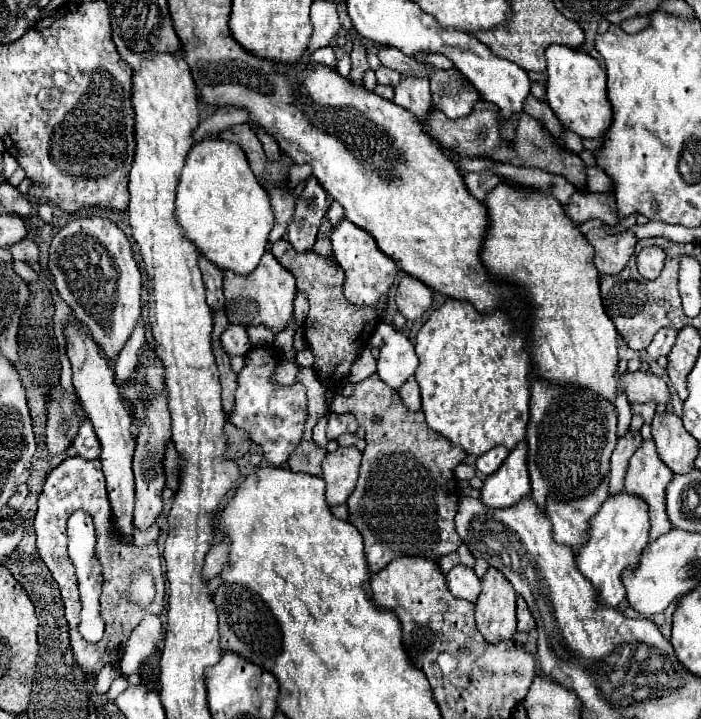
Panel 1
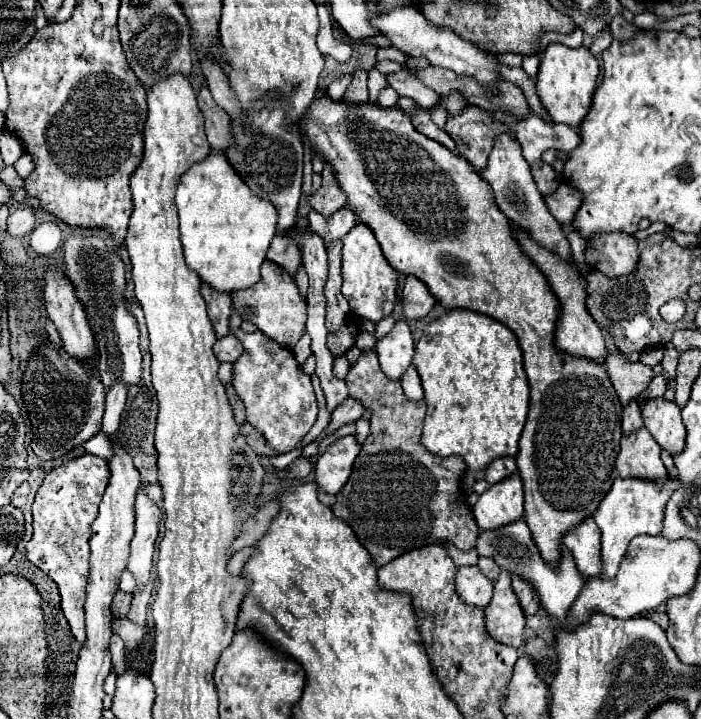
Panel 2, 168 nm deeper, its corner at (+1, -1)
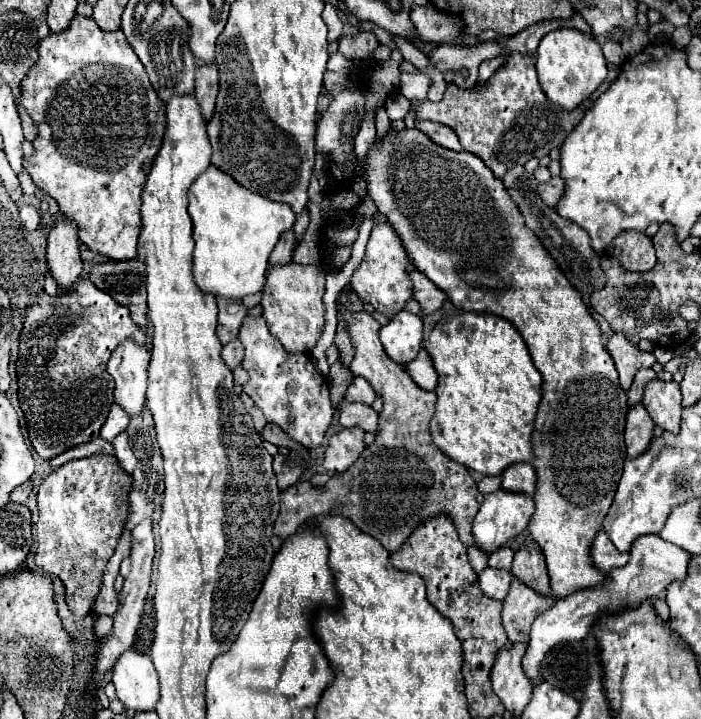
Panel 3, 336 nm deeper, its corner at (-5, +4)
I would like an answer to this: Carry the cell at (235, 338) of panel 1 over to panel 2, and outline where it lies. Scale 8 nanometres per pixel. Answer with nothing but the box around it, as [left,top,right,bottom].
[213,335,243,363]

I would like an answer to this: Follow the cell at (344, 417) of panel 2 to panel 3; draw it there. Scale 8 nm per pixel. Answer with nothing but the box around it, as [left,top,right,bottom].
[345,378,377,404]

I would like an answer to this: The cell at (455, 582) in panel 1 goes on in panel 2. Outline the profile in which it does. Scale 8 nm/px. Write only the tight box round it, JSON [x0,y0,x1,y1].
[457,567,493,607]

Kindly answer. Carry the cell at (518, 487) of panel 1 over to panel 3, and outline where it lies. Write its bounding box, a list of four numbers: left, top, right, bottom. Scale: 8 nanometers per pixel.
[473,488,533,552]

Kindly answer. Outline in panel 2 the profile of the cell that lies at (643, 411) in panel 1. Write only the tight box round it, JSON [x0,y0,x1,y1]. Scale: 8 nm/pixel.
[649,373,667,397]

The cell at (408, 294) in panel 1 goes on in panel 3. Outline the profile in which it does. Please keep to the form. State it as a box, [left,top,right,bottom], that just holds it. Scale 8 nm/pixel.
[409,270,445,314]

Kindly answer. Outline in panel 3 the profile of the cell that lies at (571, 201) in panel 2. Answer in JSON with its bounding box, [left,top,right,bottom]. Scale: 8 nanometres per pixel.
[539,176,565,208]

